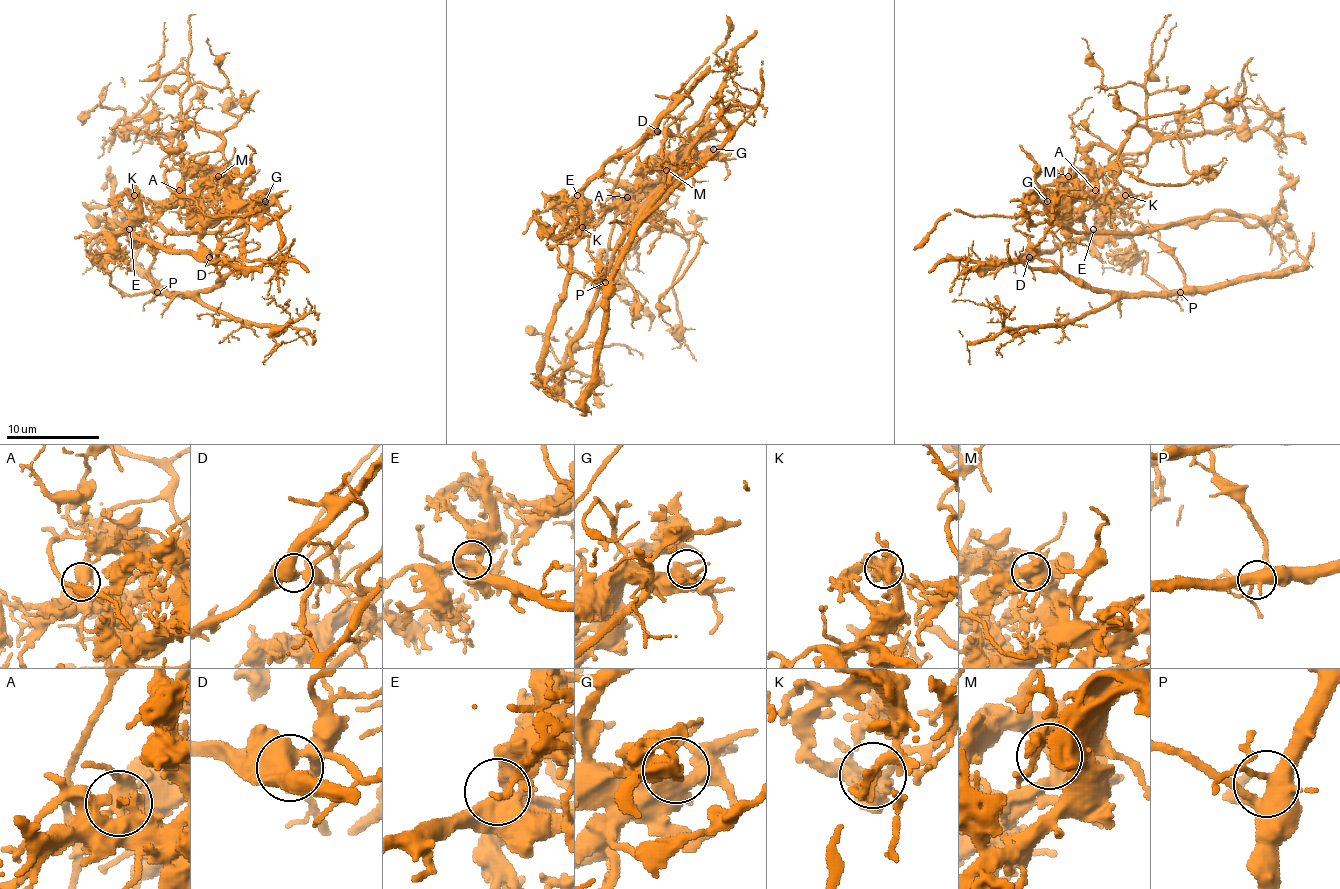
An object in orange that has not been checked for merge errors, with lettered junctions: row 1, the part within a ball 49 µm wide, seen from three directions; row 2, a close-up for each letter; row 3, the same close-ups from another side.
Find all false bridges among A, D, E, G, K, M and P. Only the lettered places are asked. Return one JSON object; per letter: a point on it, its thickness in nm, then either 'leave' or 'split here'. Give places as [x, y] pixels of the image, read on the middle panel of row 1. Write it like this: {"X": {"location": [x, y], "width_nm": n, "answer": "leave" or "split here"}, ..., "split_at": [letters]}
{"A": {"location": [627, 197], "width_nm": 440, "answer": "split here"}, "D": {"location": [657, 131], "width_nm": 500, "answer": "split here"}, "E": {"location": [577, 195], "width_nm": 440, "answer": "leave"}, "G": {"location": [713, 149], "width_nm": 320, "answer": "leave"}, "K": {"location": [582, 227], "width_nm": 440, "answer": "split here"}, "M": {"location": [666, 170], "width_nm": 550, "answer": "leave"}, "P": {"location": [605, 282], "width_nm": 440, "answer": "leave"}, "split_at": ["A", "D", "K"]}

